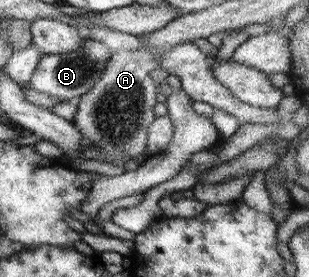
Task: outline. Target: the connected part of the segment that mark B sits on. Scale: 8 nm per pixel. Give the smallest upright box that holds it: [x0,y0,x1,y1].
[26,37,113,102]

